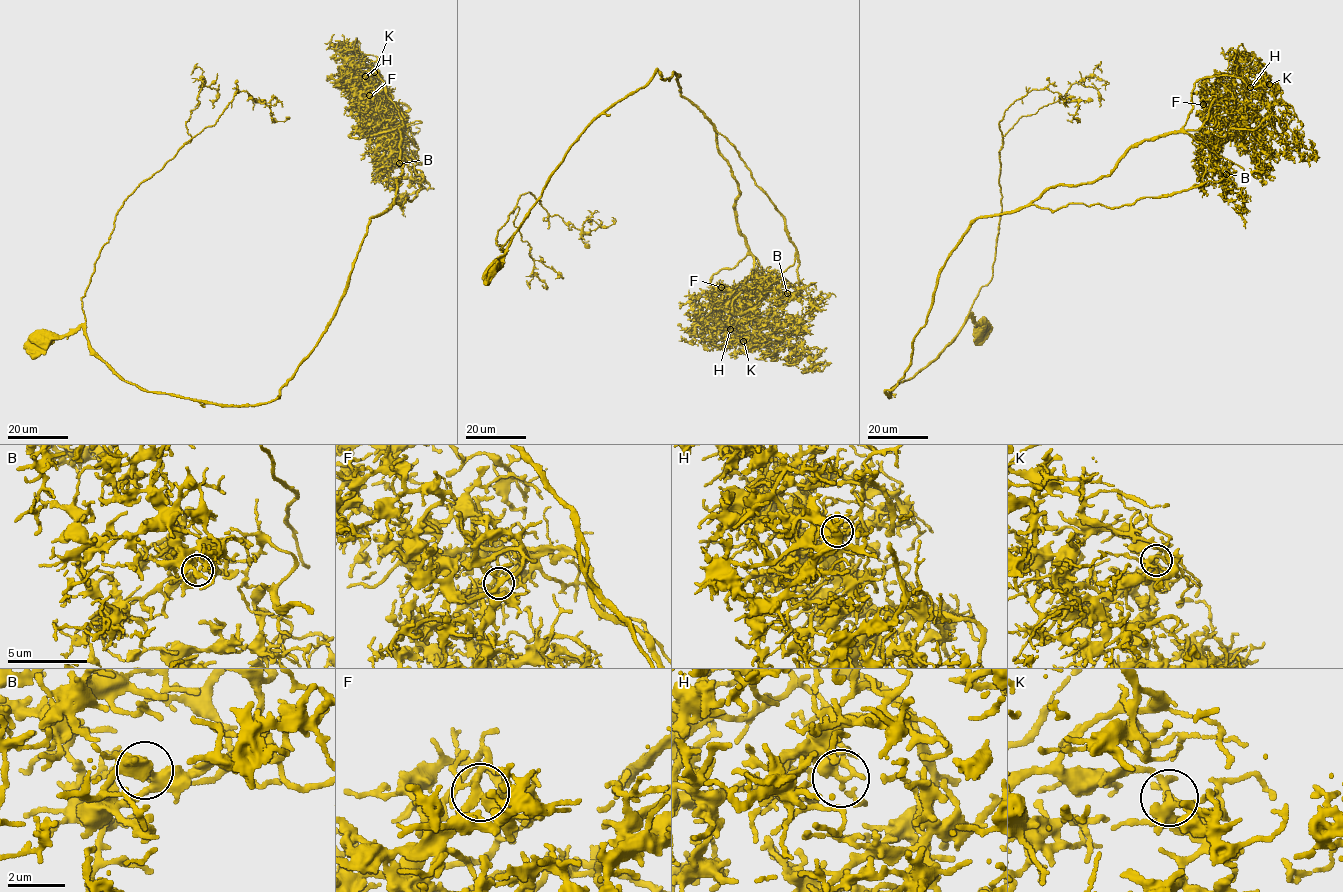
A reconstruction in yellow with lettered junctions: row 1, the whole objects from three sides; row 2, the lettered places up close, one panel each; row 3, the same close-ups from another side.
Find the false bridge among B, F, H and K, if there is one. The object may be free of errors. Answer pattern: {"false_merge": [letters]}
{"false_merge": []}

